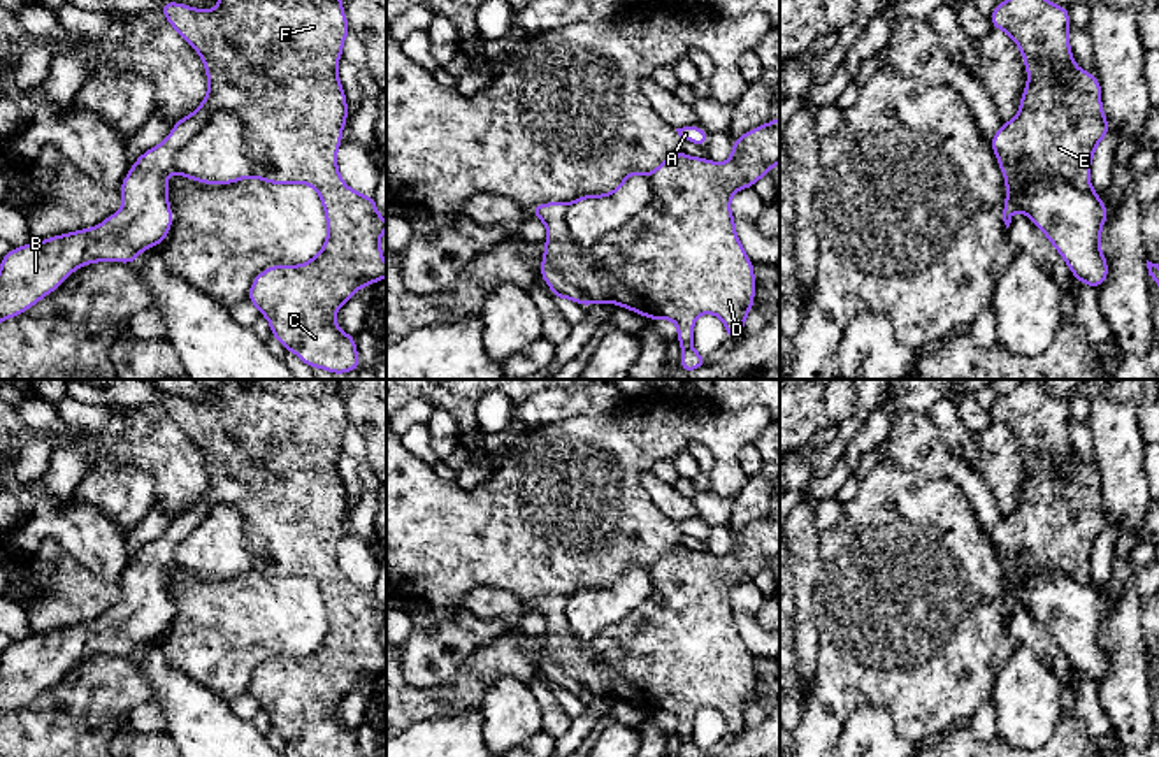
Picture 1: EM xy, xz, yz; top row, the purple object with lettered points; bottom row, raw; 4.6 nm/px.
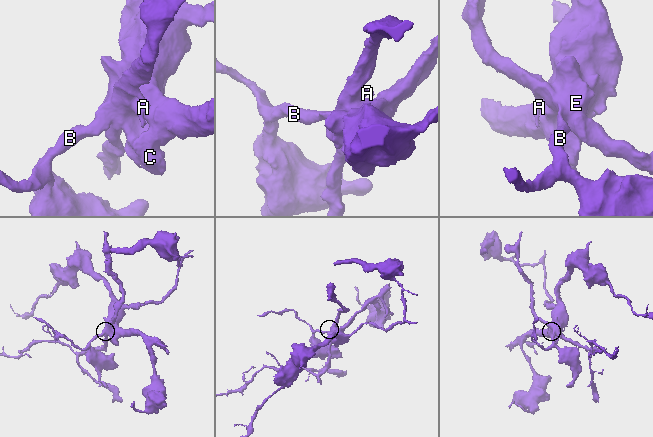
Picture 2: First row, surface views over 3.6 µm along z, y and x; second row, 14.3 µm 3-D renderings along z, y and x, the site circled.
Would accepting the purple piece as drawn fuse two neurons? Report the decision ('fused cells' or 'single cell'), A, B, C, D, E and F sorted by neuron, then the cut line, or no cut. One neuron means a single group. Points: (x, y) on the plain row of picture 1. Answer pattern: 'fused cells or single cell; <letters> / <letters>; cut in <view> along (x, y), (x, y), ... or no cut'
fused cells; A / B C D E F; cut in xy along (243, 515), (227, 504), (213, 504), (178, 545), (171, 562)

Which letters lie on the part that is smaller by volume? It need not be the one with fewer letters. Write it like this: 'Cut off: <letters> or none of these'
Cut off: A

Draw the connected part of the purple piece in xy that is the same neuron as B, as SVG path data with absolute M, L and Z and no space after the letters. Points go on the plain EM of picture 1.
M227 379L218 388L214 404L202 404L170 393L165 393L160 404L204 455L209 483L202 497L190 509L177 513L163 536L139 548L121 574L123 597L116 608L107 609L93 622L79 622L9 643L0 653L0 717L26 706L86 657L135 657L144 643L162 638L174 615L167 580L174 550L202 522L211 506L228 504L244 518L253 571L269 578L313 580L321 592L327 611L327 634L320 646L302 659L267 660L253 673L248 694L269 713L270 729L283 736L284 745L295 746L304 757L360 757L356 732L335 717L335 708L355 685L386 671L385 646L379 641L386 615L378 606L374 588L351 583L337 562L342 520L348 515L348 495L337 469L337 457L342 450L342 437L351 425L339 379Z

